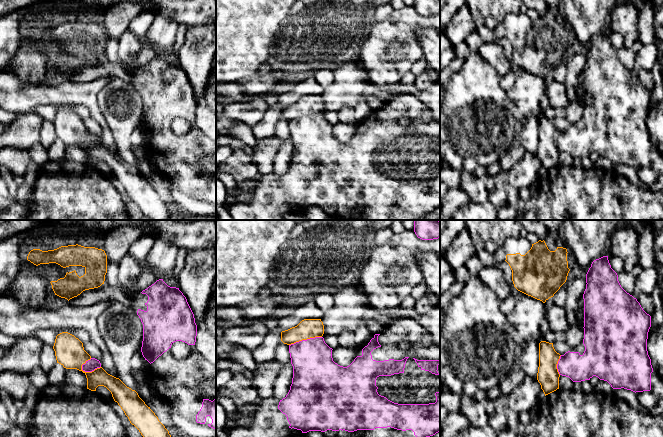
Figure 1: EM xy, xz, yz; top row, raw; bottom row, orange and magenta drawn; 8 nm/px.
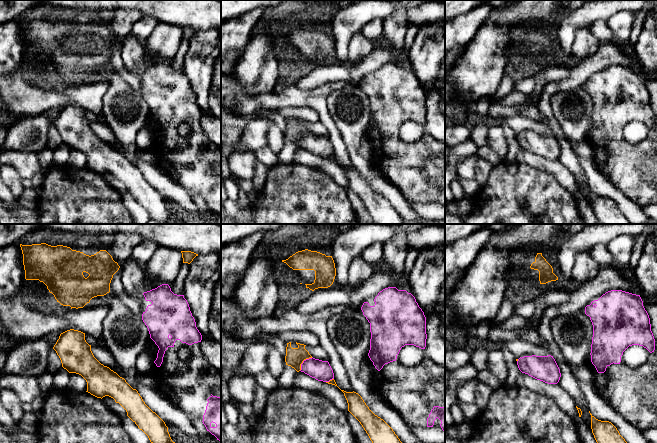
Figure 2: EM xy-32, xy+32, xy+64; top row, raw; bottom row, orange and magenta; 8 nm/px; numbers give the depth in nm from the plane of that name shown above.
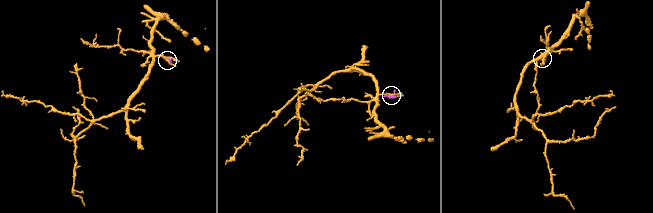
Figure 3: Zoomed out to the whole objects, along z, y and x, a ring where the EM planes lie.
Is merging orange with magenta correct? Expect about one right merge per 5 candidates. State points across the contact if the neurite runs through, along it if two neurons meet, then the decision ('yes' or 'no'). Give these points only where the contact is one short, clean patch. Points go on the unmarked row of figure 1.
along xy (100, 142), (91, 147), (83, 147), (81, 145) | no

